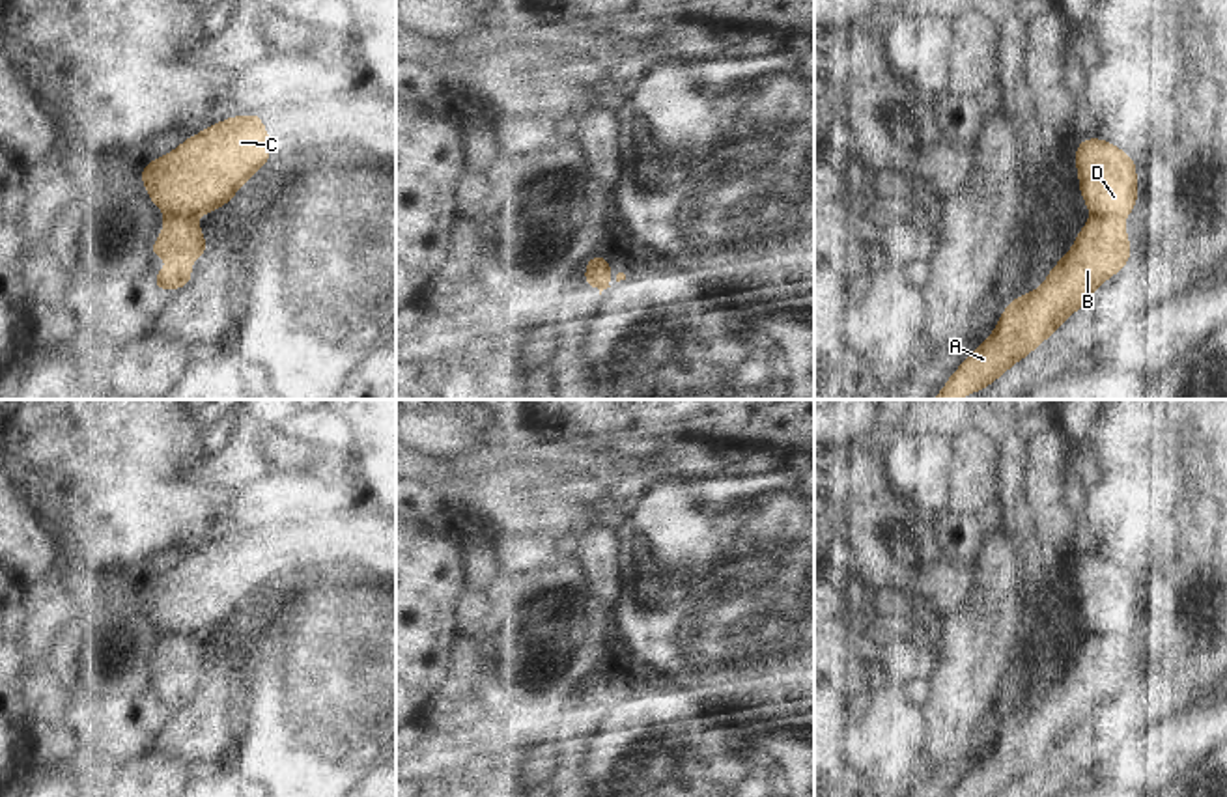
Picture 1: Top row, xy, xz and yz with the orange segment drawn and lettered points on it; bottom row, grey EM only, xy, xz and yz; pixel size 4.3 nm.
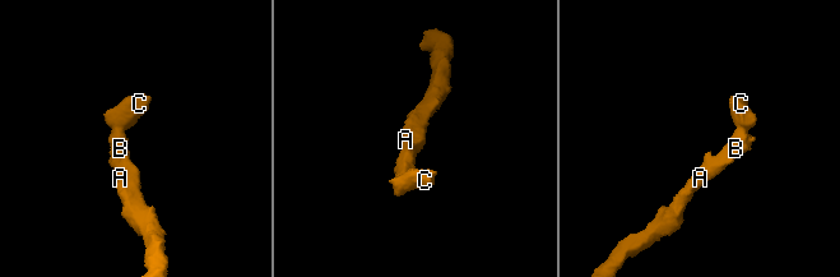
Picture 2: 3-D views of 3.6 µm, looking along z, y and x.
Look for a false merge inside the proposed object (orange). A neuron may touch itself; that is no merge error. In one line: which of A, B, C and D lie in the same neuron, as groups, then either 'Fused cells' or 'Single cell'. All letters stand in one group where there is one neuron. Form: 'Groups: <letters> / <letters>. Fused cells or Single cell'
Groups: A B / C D. Fused cells

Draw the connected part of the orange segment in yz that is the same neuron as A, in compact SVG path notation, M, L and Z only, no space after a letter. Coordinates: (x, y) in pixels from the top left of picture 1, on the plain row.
M1093 635L1076 663L1050 689L1046 700L1005 726L986 756L951 797L997 797L1038 765L1109 694L1117 694L1132 672L1124 638Z

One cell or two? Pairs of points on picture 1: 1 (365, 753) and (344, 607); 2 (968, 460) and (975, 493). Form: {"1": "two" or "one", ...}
{"1": "one", "2": "one"}

